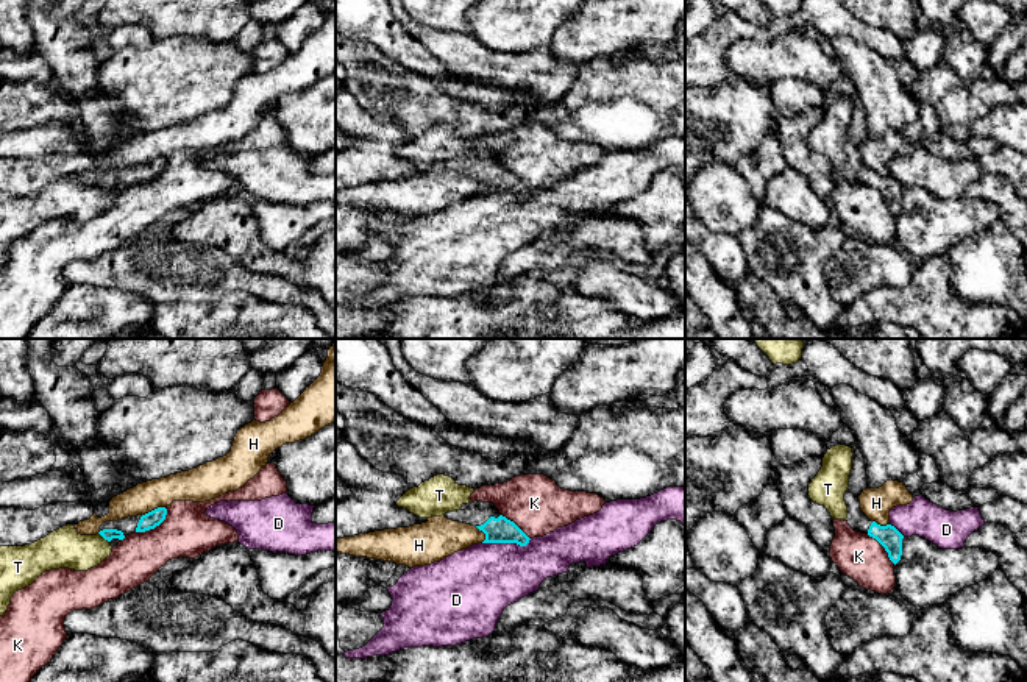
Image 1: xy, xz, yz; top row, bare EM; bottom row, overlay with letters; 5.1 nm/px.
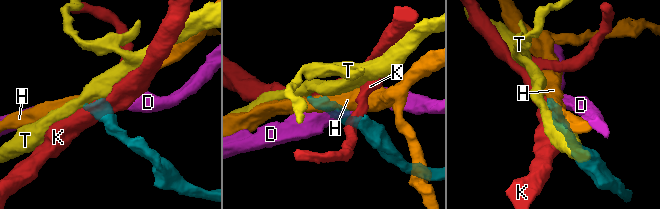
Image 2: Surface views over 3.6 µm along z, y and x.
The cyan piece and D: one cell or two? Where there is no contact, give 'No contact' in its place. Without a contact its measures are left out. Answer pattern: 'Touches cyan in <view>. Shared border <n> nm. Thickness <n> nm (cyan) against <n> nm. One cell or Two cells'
Touches cyan in xz. Shared border 260 nm. Thickness 130 nm (cyan) against 380 nm. Two cells

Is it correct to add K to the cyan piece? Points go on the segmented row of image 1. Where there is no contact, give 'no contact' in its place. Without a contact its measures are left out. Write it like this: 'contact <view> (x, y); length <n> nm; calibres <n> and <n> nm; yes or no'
contact xy (155, 526); length 200 nm; calibres 90 and 260 nm; no

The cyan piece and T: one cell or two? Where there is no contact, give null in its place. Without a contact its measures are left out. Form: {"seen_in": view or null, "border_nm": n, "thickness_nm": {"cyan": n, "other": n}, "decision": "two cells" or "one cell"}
{"seen_in": "xy", "border_nm": 80, "thickness_nm": {"cyan": 60, "other": 200}, "decision": "two cells"}

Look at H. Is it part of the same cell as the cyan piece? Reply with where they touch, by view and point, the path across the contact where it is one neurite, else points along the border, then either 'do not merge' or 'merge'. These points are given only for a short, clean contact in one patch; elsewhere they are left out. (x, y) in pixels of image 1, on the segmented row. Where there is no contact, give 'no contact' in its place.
contact xy (155, 509); border xy (164, 506), (158, 506), (142, 515); do not merge

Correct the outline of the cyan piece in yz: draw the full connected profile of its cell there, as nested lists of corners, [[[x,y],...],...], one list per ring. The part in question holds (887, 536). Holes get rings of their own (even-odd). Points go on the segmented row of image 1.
[[[857,446],[852,448],[852,470],[849,474],[849,487],[844,493],[848,506],[848,524],[862,534],[876,538],[888,552],[890,560],[896,565],[902,556],[904,535],[891,524],[880,526],[871,521],[860,509],[858,496],[868,488],[868,476],[865,457]]]

